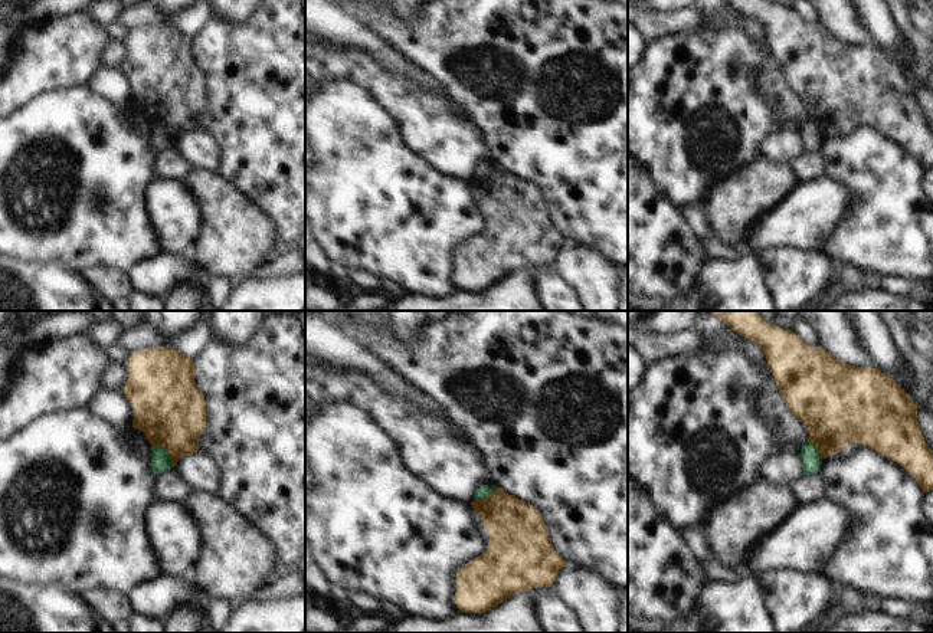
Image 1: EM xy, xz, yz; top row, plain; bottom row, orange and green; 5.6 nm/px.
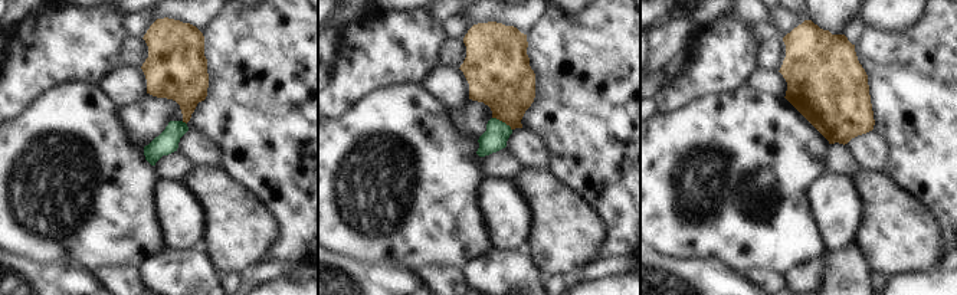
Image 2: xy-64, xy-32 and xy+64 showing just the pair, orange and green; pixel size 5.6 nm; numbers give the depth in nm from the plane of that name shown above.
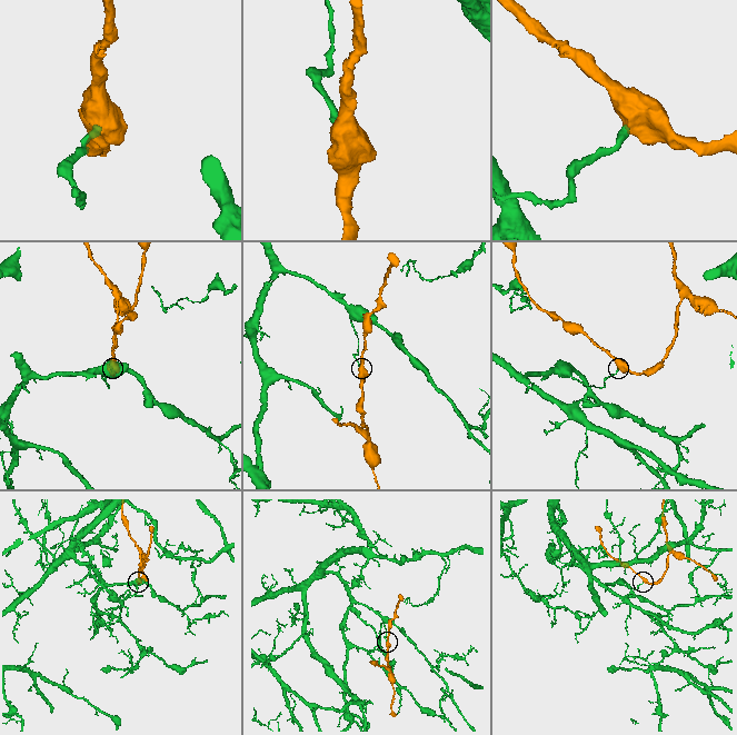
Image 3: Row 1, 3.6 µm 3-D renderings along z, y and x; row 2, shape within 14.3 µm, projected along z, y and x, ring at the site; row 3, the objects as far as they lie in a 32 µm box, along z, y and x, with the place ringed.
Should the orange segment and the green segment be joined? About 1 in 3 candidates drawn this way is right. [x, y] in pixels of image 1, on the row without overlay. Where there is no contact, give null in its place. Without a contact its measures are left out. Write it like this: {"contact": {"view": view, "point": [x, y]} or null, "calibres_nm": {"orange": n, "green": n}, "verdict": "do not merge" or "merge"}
{"contact": {"view": "xy", "point": [167, 128]}, "calibres_nm": {"orange": 400, "green": 110}, "verdict": "do not merge"}

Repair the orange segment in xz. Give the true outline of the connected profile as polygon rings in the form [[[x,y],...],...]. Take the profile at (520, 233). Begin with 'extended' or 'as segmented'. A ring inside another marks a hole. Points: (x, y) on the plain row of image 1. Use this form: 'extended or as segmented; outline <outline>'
as segmented; outline [[[500,167],[484,178],[471,180],[490,210],[488,227],[458,249],[454,278],[464,291],[482,292],[515,270],[551,265],[566,237],[554,227],[540,188]]]

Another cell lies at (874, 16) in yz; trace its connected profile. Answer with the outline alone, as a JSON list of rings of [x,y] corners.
[[[849,0],[862,29],[909,73],[917,63],[911,42],[901,33],[885,0]]]

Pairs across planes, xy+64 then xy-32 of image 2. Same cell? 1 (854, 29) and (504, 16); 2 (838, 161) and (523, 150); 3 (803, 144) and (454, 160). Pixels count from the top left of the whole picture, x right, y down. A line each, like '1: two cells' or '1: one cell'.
1: one cell
2: two cells
3: one cell

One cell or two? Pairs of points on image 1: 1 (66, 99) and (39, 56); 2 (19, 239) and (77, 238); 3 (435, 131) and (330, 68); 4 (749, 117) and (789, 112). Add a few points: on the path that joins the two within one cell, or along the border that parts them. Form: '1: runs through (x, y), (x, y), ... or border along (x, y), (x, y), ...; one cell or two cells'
1: border along (89, 84), (49, 91), (29, 104); two cells
2: runs through (33, 239), (42, 242), (48, 238), (62, 238); one cell
3: runs through (409, 105), (379, 78), (363, 68), (356, 68); one cell
4: border along (750, 87), (769, 107), (779, 128); two cells

